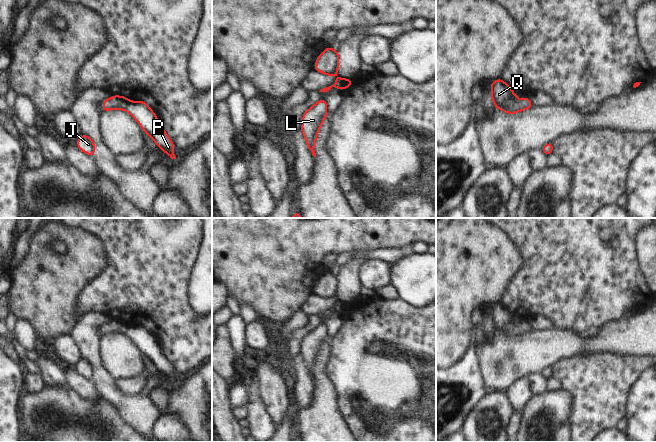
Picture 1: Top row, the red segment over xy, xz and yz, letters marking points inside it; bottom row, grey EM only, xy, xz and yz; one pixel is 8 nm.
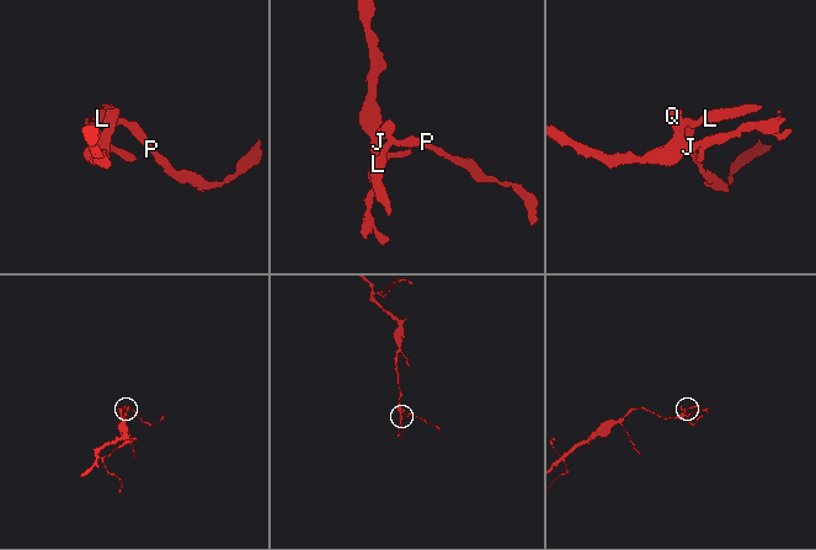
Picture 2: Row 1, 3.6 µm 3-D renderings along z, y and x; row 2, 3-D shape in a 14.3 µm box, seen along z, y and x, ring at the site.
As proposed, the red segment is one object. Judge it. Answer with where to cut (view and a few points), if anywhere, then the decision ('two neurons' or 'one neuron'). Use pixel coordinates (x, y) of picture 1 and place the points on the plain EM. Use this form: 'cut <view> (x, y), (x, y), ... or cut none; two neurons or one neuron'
cut none; one neuron

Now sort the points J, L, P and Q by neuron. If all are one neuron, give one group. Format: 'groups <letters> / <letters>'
groups J L P Q

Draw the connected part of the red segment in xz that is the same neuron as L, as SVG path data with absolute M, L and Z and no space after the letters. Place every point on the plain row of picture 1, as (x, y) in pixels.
M322 323L315 327L303 338L301 355L305 361L308 373L316 383L314 368L321 351L322 346L327 340L327 326Z

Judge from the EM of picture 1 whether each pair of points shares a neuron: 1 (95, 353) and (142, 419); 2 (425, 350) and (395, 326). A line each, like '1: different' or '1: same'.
1: same
2: same

